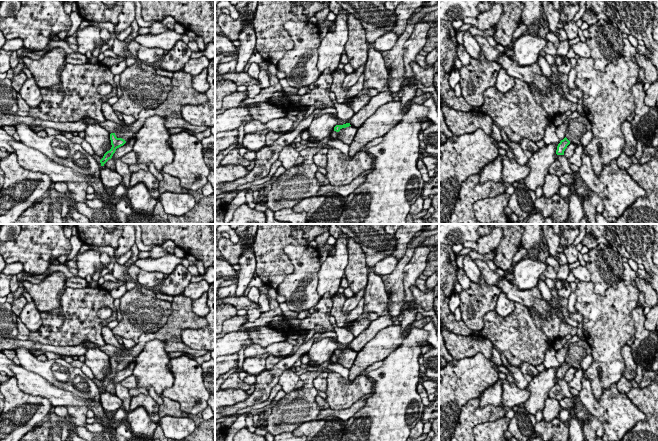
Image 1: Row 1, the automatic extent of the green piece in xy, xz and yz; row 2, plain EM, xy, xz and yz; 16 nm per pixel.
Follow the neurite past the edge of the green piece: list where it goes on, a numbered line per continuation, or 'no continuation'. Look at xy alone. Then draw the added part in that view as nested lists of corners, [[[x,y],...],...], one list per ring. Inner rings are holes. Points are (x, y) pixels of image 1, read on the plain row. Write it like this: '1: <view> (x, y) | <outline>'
1: xy (124, 357) | [[[121,349],[121,353],[115,357],[117,362],[122,362],[128,366],[131,362],[134,361],[134,358],[131,354],[127,352],[127,349]]]

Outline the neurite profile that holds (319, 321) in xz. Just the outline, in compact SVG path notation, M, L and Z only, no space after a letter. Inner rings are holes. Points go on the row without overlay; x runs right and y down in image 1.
M325 293L317 304L316 310L302 320L298 318L288 318L284 314L274 317L267 327L276 332L282 332L286 337L289 334L301 335L304 331L314 330L315 332L334 331L334 326L329 320L333 305L332 297Z

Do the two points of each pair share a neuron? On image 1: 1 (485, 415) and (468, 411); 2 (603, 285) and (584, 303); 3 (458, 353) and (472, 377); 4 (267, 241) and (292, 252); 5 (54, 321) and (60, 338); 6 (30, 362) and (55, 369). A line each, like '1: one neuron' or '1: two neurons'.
1: one neuron
2: two neurons
3: two neurons
4: two neurons
5: one neuron
6: one neuron

